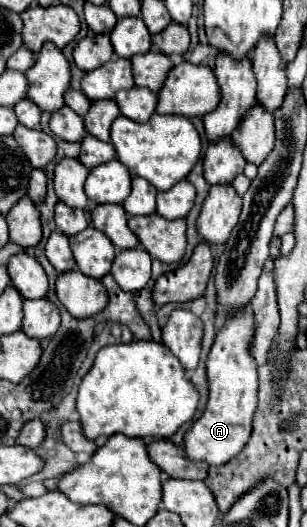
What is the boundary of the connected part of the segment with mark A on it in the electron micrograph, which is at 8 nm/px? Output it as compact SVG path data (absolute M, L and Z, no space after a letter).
M250 306L228 316L222 328L216 332L214 346L206 360L208 380L208 404L206 410L190 430L184 434L184 456L194 462L206 462L208 466L220 466L232 460L248 442L252 432L252 414L258 402L258 374L252 356L248 354L248 340L252 340L252 312Z

